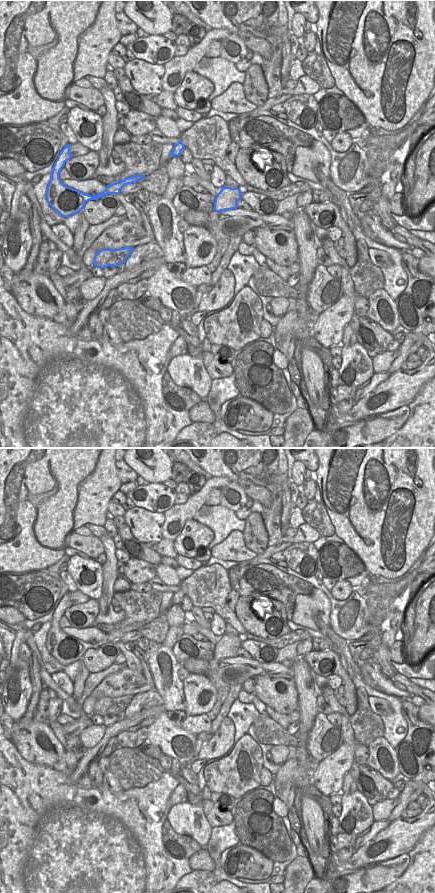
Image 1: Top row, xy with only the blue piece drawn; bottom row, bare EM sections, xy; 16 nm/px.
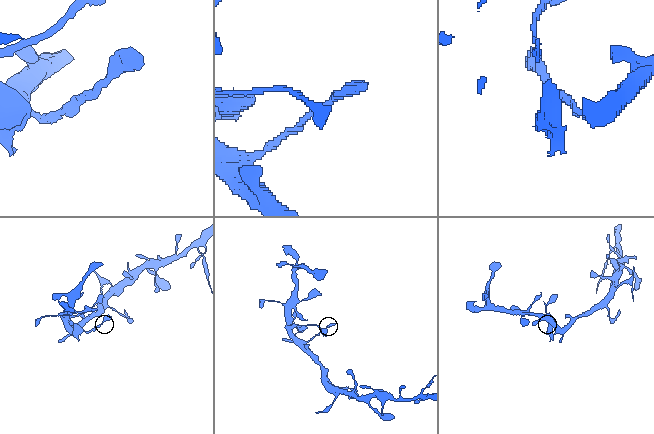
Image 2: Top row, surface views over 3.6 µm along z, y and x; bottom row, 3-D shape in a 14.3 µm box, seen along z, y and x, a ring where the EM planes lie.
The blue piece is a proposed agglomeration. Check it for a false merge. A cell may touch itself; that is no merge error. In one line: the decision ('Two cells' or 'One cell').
One cell.

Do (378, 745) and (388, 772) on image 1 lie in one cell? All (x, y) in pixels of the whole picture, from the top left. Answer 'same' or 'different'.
same

